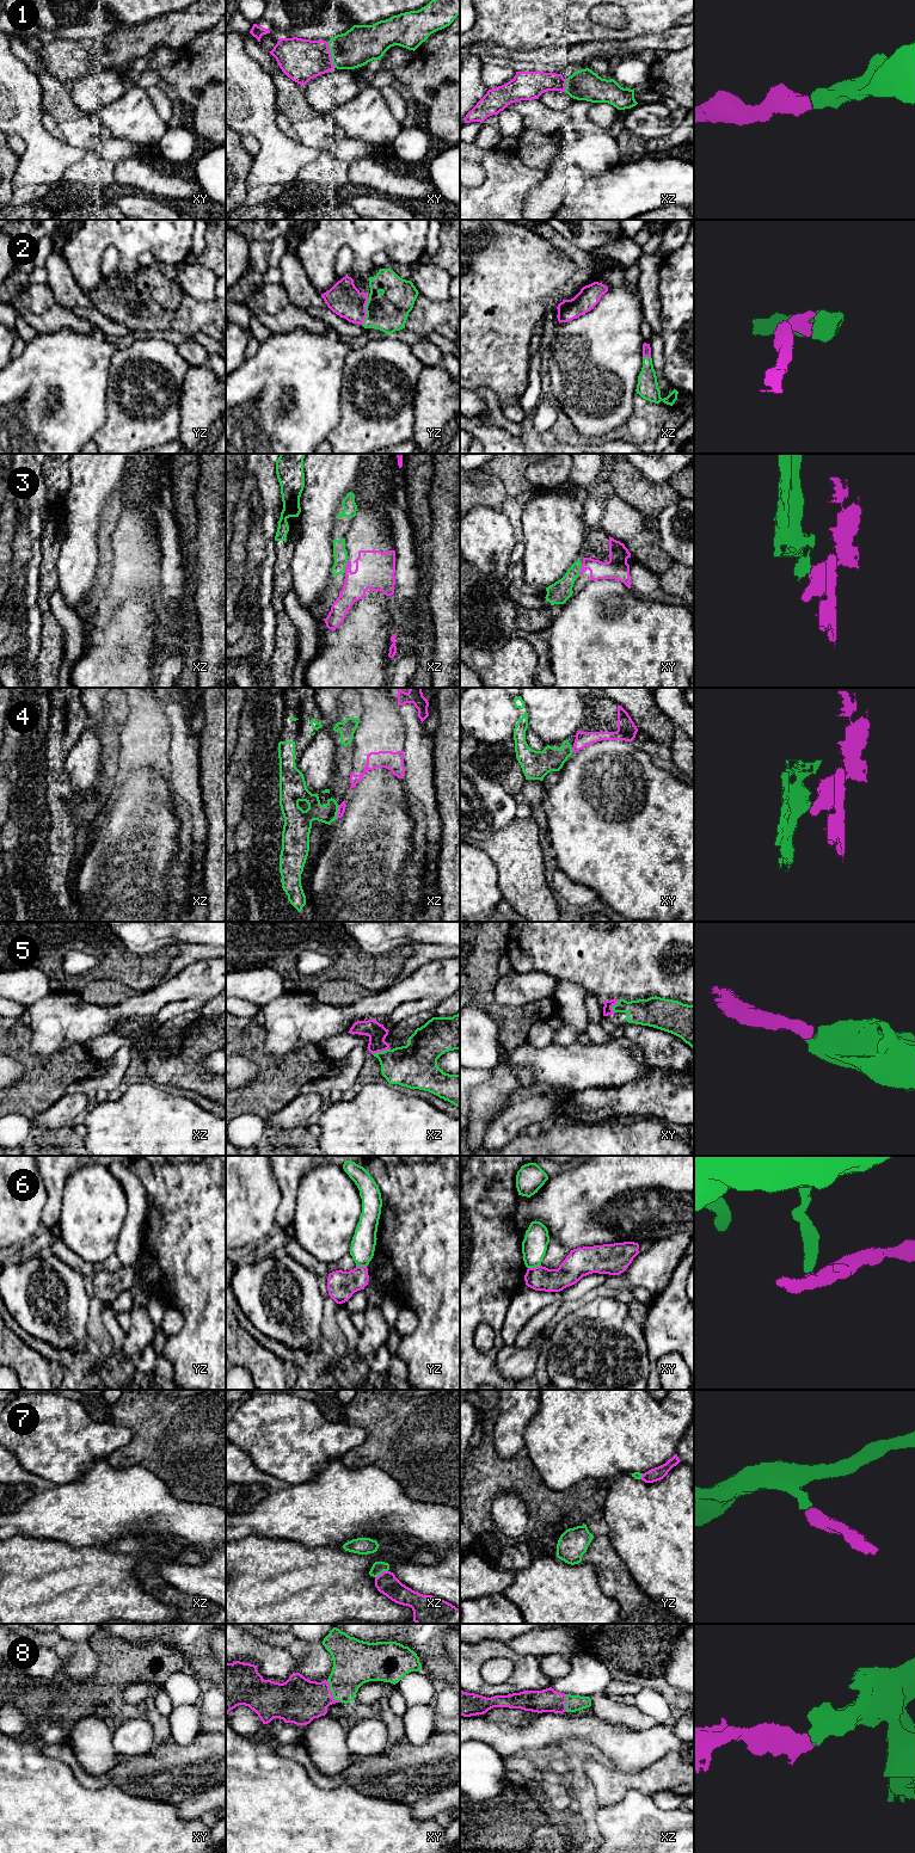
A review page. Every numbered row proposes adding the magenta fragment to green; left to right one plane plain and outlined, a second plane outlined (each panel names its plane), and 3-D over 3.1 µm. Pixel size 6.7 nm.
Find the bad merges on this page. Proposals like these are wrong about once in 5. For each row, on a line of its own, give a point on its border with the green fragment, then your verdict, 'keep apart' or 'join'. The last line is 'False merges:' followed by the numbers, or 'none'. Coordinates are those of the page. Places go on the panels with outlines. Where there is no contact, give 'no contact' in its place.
1: xy (331, 54) | join
2: yz (366, 311) | join
3: xz (345, 566) | keep apart
4: xz (337, 811) | keep apart
5: xz (381, 1052) | join
6: xy (534, 1267) | keep apart
7: xz (381, 1573) | join
8: xy (332, 1693) | join
False merges: 3, 4, 6

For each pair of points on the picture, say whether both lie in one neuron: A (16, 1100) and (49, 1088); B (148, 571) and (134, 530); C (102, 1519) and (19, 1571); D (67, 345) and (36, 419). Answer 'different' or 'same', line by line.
A: same
B: same
C: different
D: same

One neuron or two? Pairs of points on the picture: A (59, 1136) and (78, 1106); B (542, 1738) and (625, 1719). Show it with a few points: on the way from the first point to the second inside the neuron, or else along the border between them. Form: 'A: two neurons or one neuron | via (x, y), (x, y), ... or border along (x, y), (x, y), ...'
A: two neurons | border along (68, 1125), (63, 1128), (36, 1128)
B: two neurons | border along (593, 1712), (602, 1719), (638, 1731)

